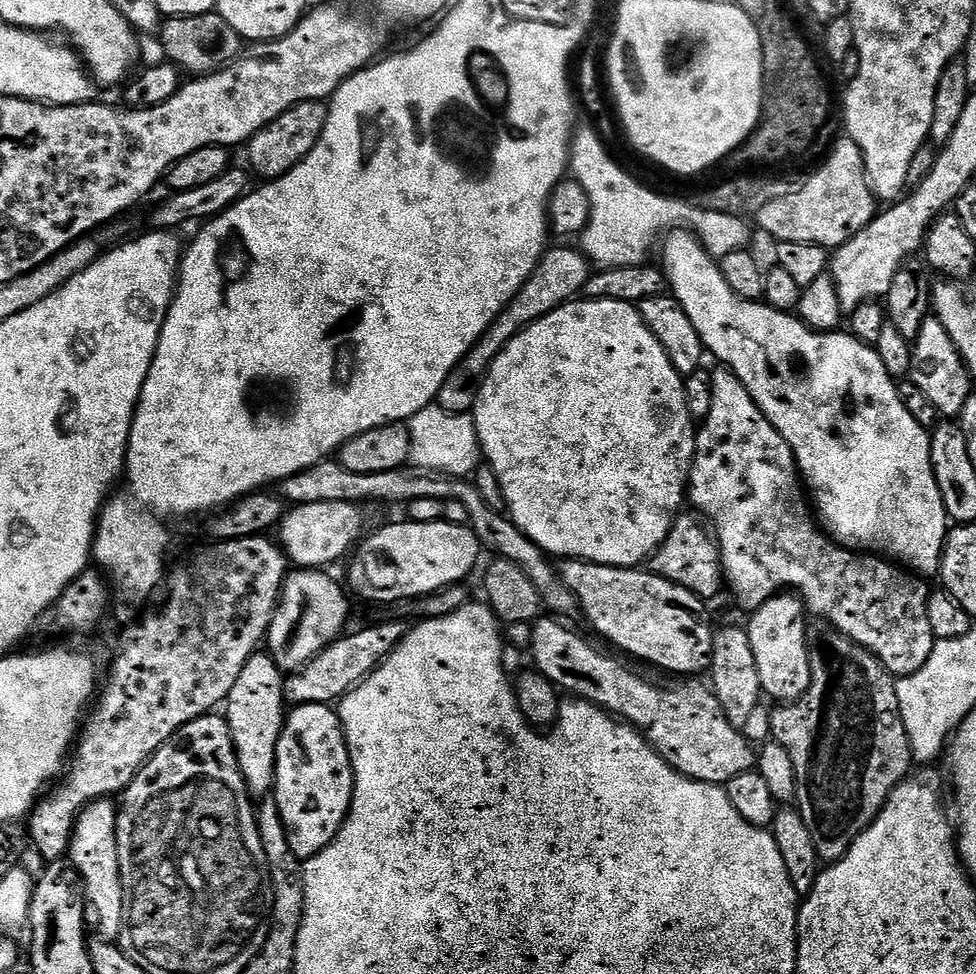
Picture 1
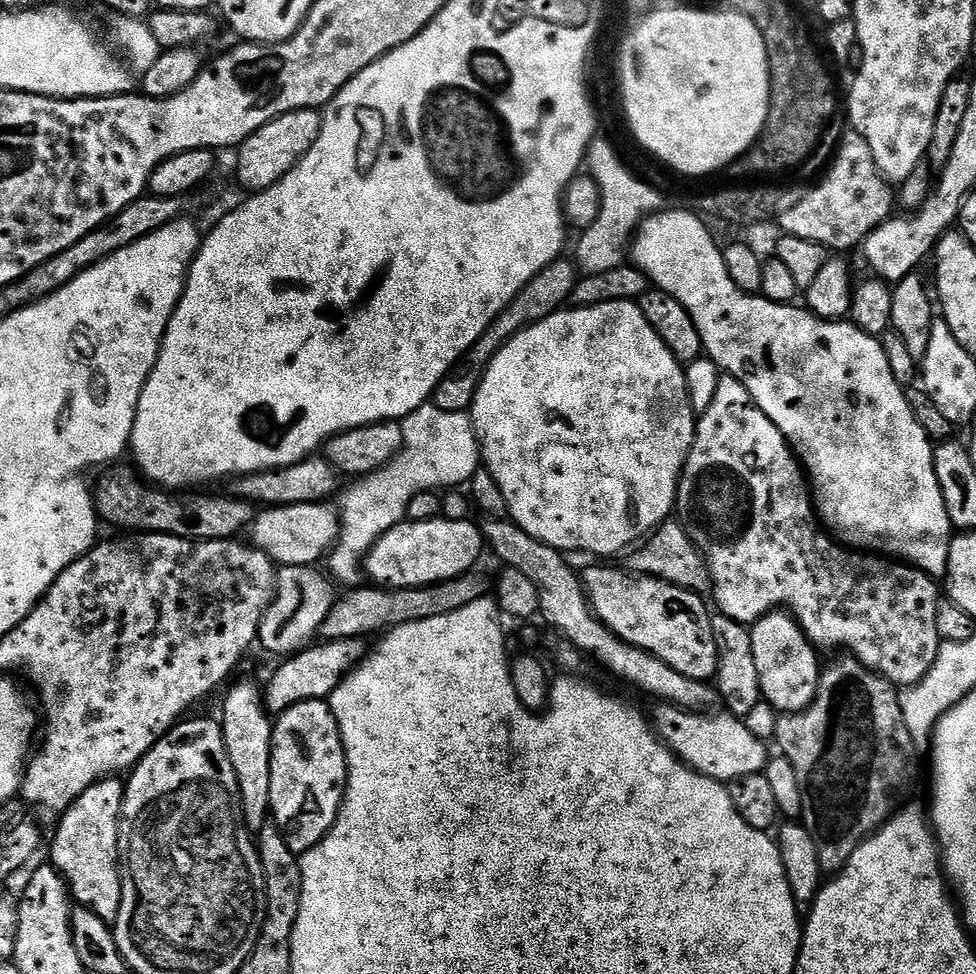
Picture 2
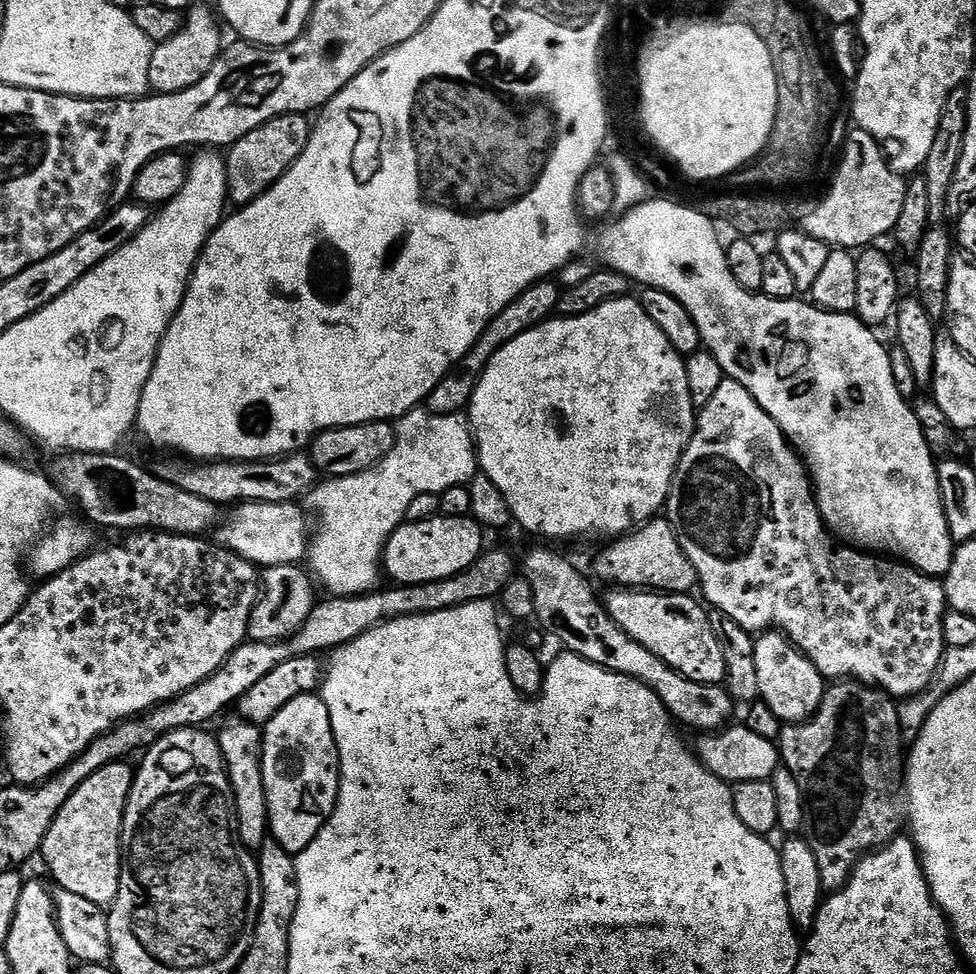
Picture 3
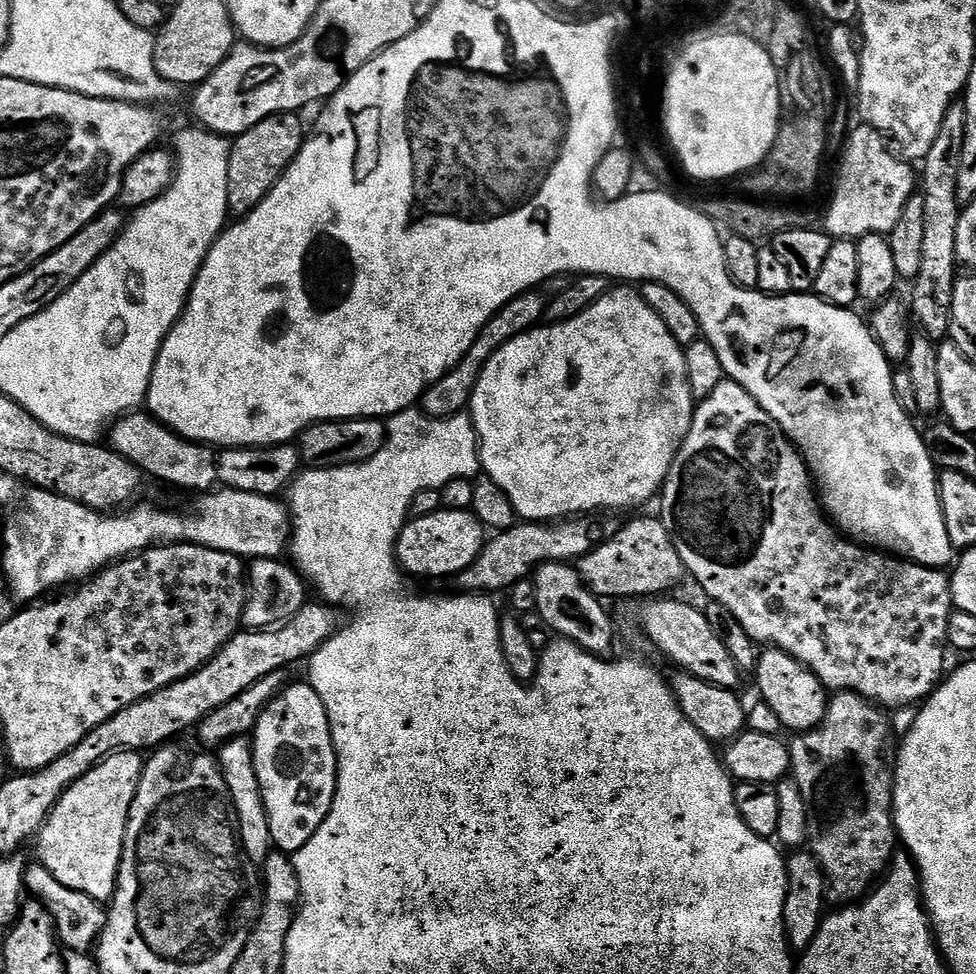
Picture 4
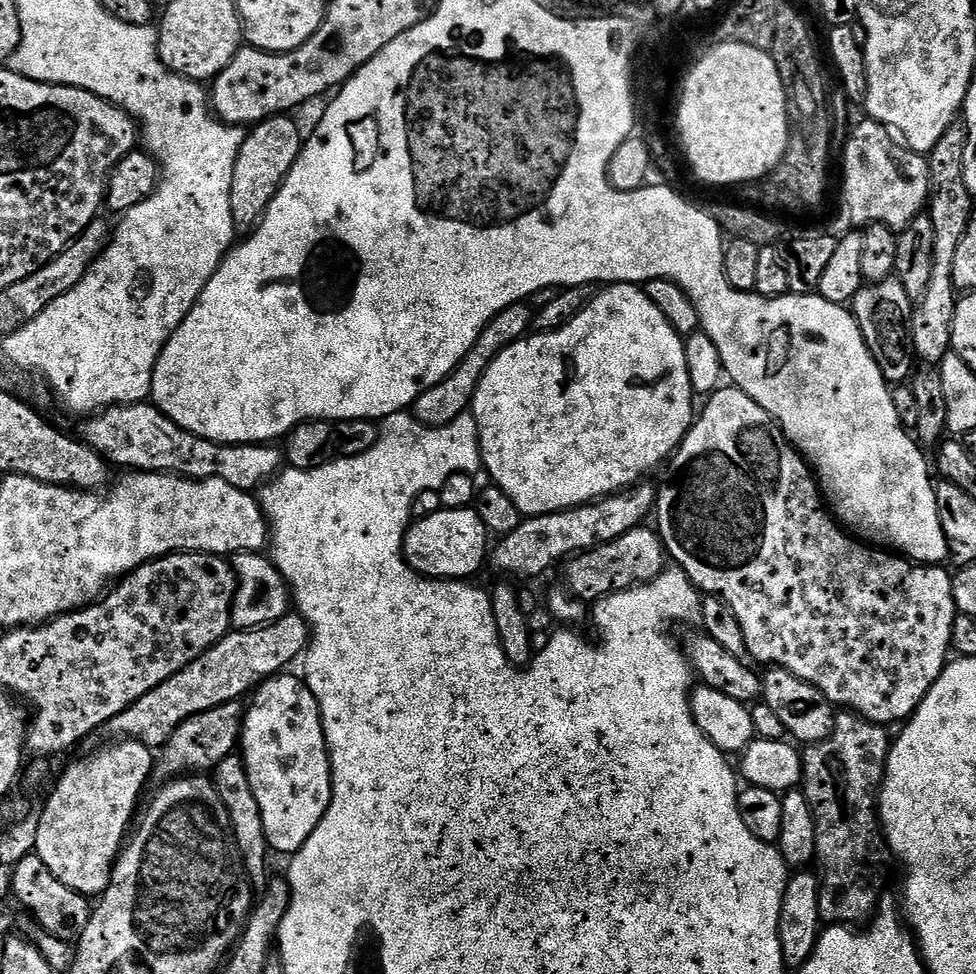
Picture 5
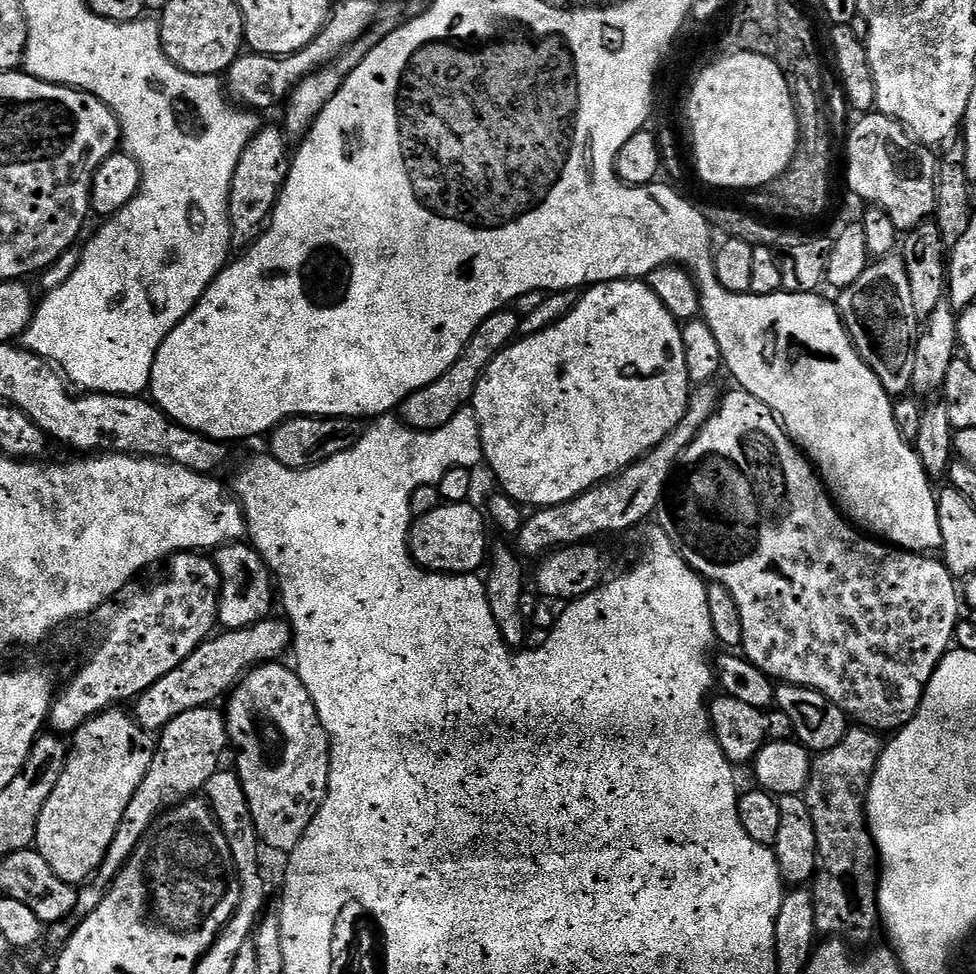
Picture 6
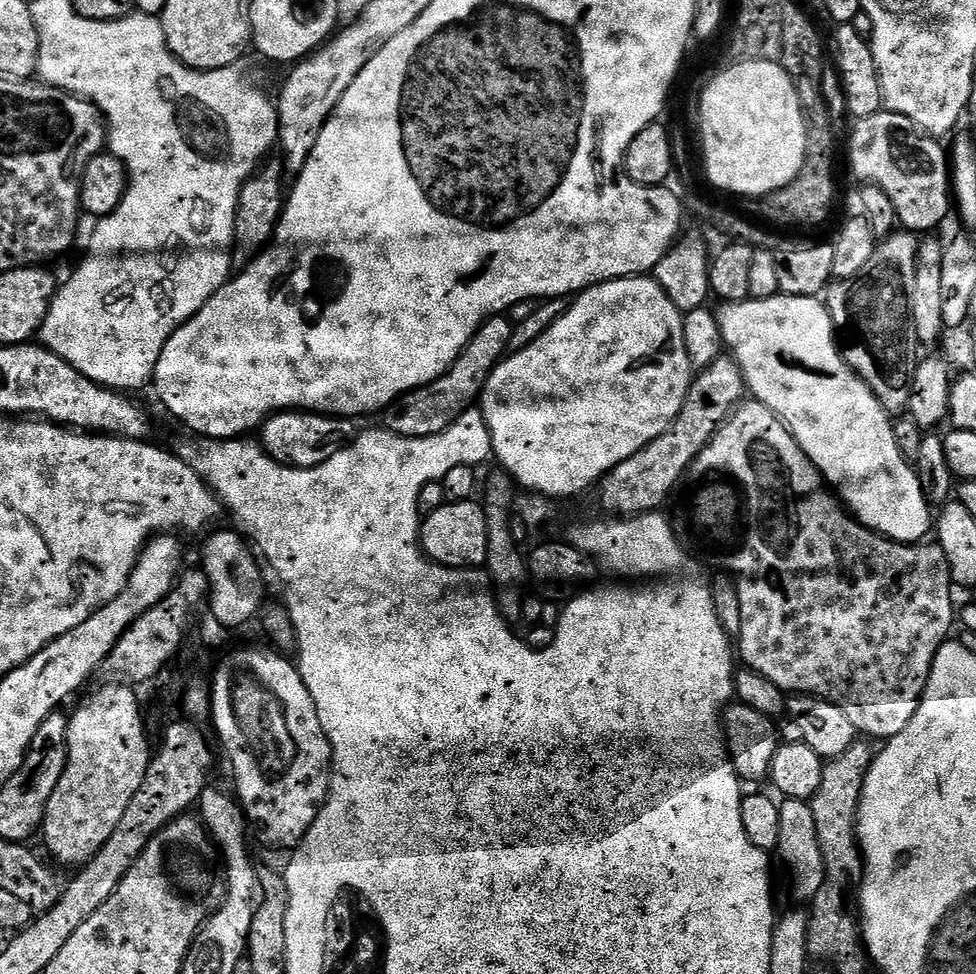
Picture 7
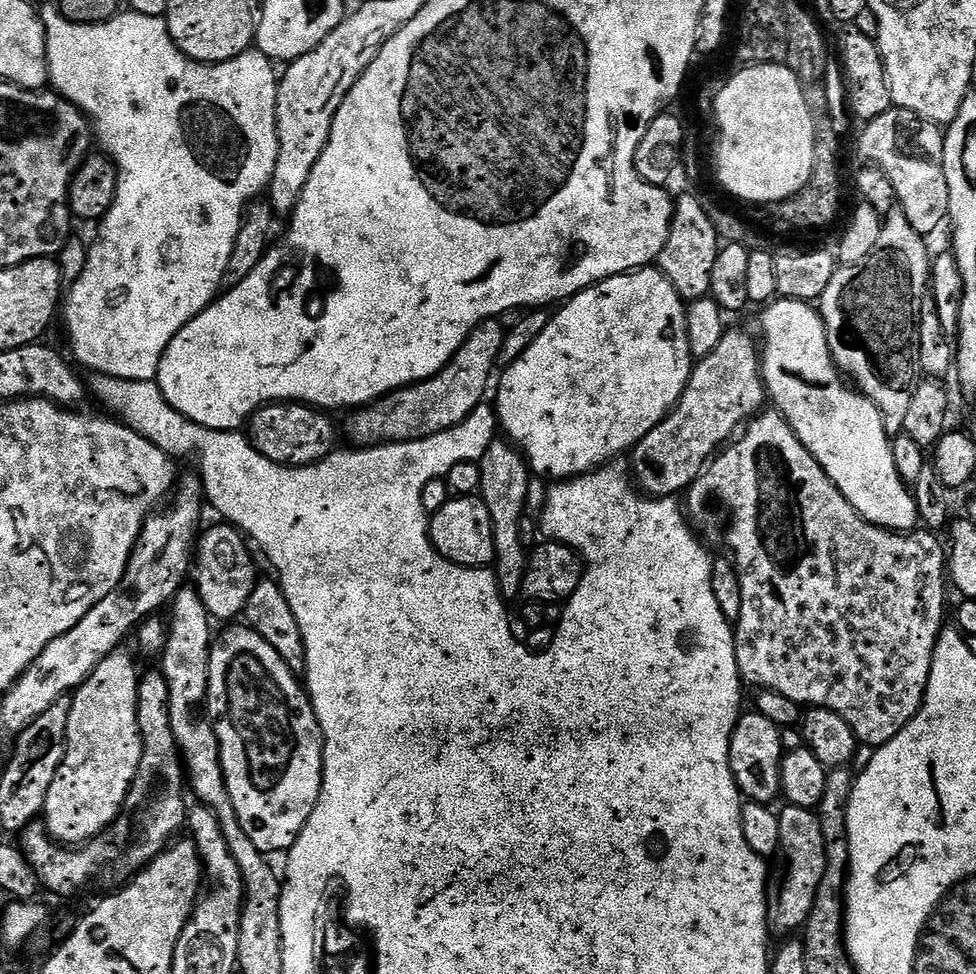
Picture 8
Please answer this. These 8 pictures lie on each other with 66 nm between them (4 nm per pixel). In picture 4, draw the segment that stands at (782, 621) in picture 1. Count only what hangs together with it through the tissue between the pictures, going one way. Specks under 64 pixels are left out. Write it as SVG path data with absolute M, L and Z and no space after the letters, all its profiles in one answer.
M768 646L759 653L754 669L755 676L761 698L776 715L777 722L782 727L789 728L789 733L810 732L824 721L830 699L824 683L805 664L800 664L781 648Z

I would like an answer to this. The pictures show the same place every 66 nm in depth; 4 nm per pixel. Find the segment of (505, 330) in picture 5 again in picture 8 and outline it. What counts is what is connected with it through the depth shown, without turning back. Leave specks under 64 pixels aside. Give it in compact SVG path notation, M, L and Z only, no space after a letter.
M499 319L483 320L468 336L467 342L454 354L454 358L438 374L429 380L419 380L406 388L398 388L395 392L380 397L379 400L355 409L348 420L348 436L356 446L375 446L378 444L400 444L404 440L421 440L427 436L438 434L442 430L450 430L469 416L485 399L484 391L488 388L488 379L492 376L492 367L497 367L502 350L502 342L506 331Z

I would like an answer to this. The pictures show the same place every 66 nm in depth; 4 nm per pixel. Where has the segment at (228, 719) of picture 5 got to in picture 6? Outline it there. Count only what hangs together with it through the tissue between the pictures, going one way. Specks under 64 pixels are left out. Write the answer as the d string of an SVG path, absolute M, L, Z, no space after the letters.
M219 707L195 708L186 710L186 714L178 714L165 728L160 729L154 744L150 770L146 770L146 778L142 778L142 786L134 790L134 798L130 798L130 806L126 806L126 814L122 814L122 822L118 822L118 830L114 833L114 842L110 842L110 850L106 850L106 858L97 870L94 879L85 883L76 893L77 917L90 915L102 902L113 880L119 876L124 865L134 854L134 850L142 842L144 835L152 829L152 825L168 811L183 800L203 793L206 782L221 771L220 755L229 751L228 721Z

